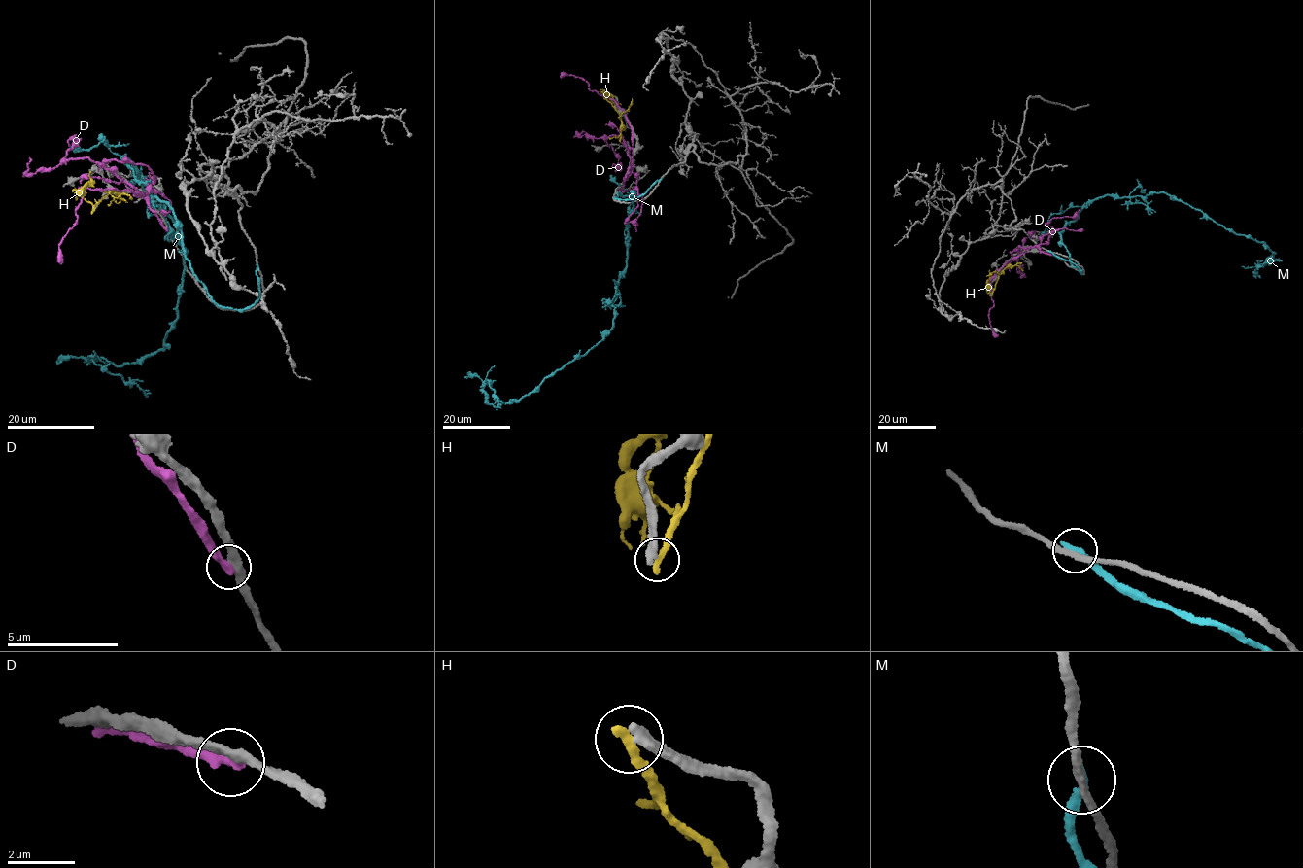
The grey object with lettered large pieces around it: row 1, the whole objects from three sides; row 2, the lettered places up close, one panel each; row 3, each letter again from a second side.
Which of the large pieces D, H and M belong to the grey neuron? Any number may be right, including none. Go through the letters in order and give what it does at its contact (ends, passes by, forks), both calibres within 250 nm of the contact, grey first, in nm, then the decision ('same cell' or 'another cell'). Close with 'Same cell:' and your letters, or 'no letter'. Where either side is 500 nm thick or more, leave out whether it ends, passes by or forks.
D: it ends; calibres 320 and 360 nm; another cell
H: it ends; calibres 340 and 300 nm; another cell
M: it ends; calibres 240 and 320 nm; another cell
Same cell: no letter

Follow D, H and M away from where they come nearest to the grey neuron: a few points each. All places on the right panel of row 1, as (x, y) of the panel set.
D: (1051, 255), (1035, 246), (996, 269), (990, 282), (994, 305), (989, 319), (992, 333), (997, 336)
H: (991, 295), (1005, 268), (1018, 265), (1022, 271)
M: (1049, 251), (1082, 274), (1060, 233), (1080, 210), (1113, 193), (1162, 191), (1275, 254), (1256, 265), (1282, 260)

